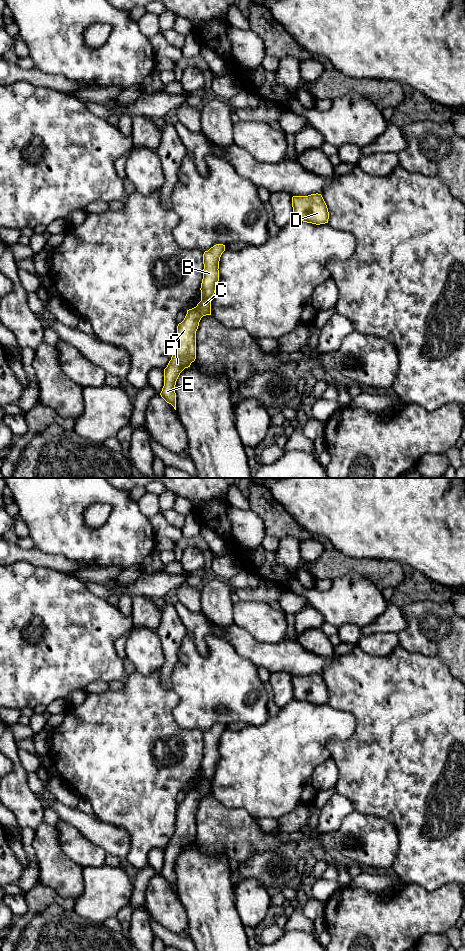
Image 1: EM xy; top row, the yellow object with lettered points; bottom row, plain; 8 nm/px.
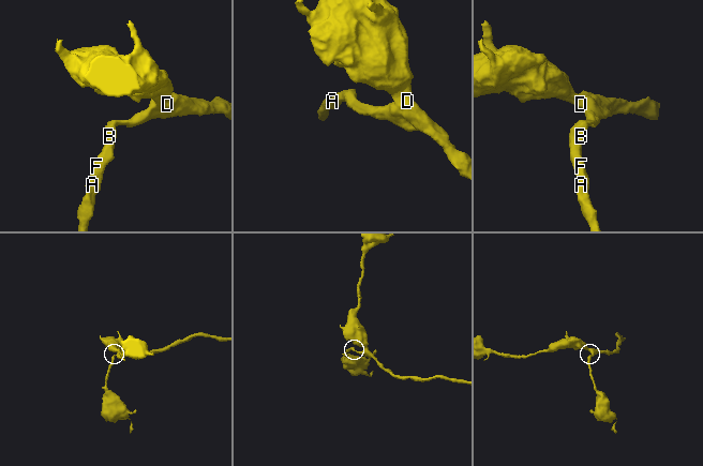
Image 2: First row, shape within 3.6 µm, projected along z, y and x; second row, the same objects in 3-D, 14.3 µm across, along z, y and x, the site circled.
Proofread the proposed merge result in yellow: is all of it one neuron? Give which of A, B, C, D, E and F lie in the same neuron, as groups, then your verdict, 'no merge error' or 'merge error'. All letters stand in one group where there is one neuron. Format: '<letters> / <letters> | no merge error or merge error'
A B C D E F | no merge error

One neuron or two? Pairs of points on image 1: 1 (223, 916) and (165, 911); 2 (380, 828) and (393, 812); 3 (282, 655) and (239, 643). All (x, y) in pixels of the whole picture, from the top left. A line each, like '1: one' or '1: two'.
1: two
2: two
3: one

